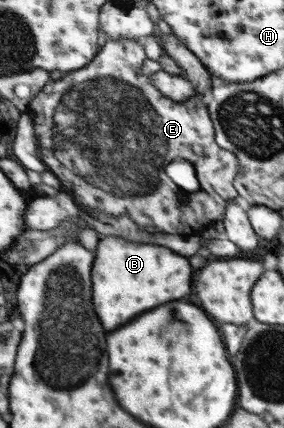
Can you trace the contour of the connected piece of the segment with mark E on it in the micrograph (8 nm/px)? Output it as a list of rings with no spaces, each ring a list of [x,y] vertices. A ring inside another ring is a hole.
[[[108,39],[87,67],[64,73],[58,80],[50,79],[44,85],[44,89],[31,101],[27,113],[34,125],[40,158],[61,182],[61,191],[66,192],[75,201],[81,201],[77,205],[99,209],[111,217],[127,215],[131,217],[131,221],[135,221],[135,225],[141,231],[147,231],[147,233],[195,236],[213,227],[217,221],[223,220],[230,201],[241,201],[235,186],[235,179],[240,173],[239,158],[235,153],[221,149],[216,141],[215,123],[201,95],[196,93],[185,102],[175,102],[169,97],[164,97],[152,79],[141,79],[138,71],[142,69],[147,58],[144,45],[141,45],[138,40]],[[175,160],[187,160],[194,165],[200,183],[199,191],[193,193],[175,191],[181,187],[173,185],[169,179],[167,179],[169,185],[165,181],[159,183],[161,165],[167,165]],[[157,183],[165,185],[165,189],[169,191],[155,191]]]

